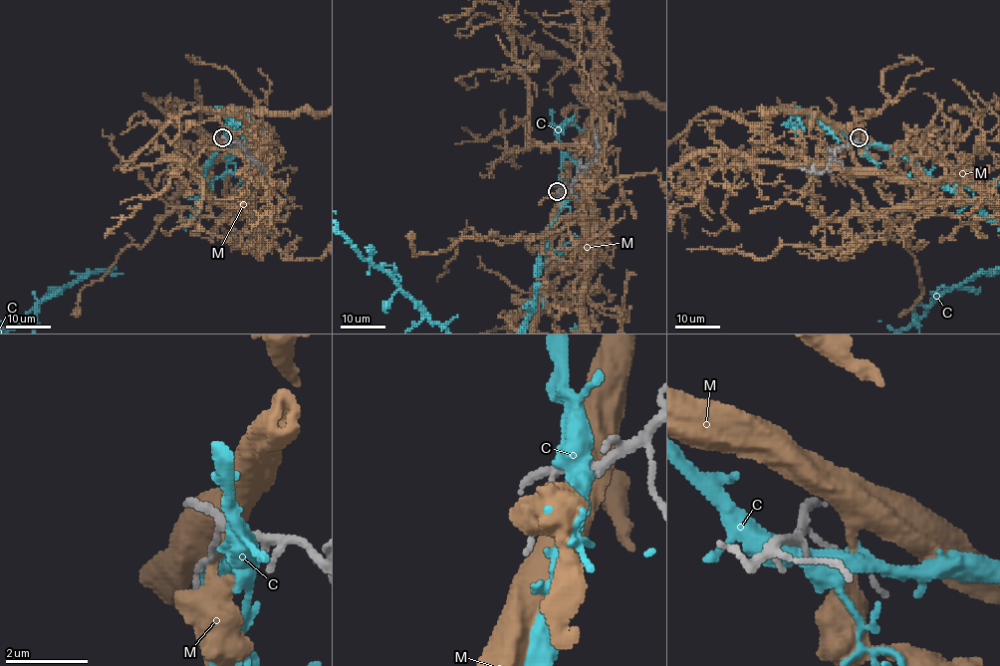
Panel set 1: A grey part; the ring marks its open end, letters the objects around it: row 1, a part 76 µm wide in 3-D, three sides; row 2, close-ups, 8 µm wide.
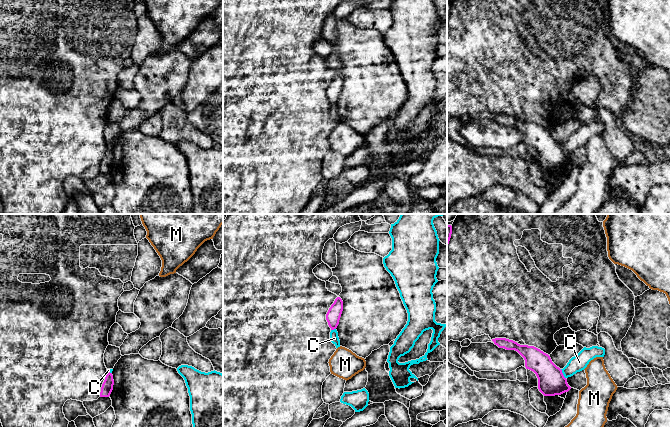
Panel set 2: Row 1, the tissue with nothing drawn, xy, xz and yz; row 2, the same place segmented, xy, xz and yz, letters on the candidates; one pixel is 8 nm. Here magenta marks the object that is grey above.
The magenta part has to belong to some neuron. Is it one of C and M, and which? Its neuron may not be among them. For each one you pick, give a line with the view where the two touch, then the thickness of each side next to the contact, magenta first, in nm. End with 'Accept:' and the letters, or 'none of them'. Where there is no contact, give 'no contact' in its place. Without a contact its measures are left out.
Accept: none of them

